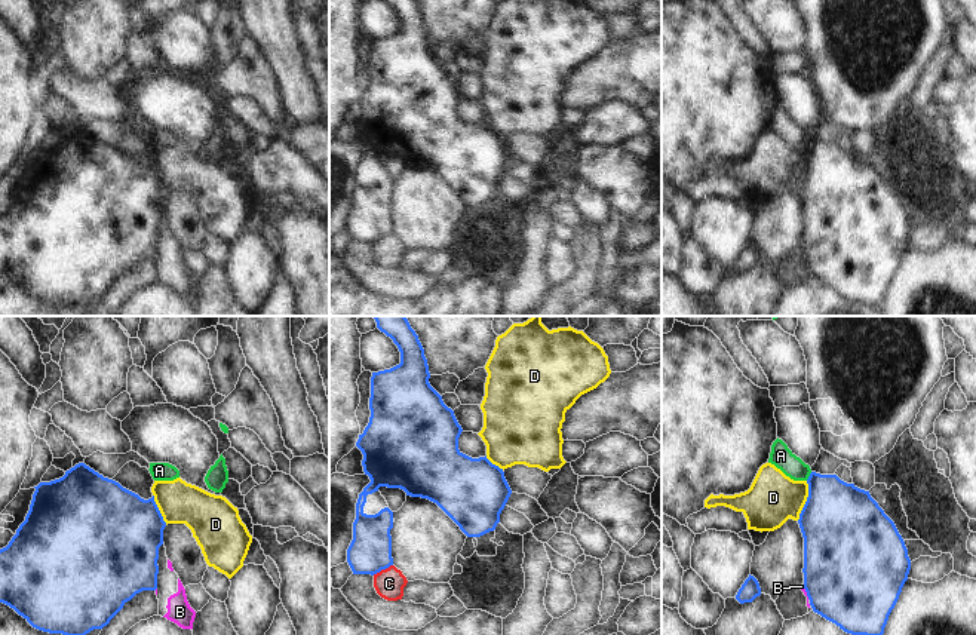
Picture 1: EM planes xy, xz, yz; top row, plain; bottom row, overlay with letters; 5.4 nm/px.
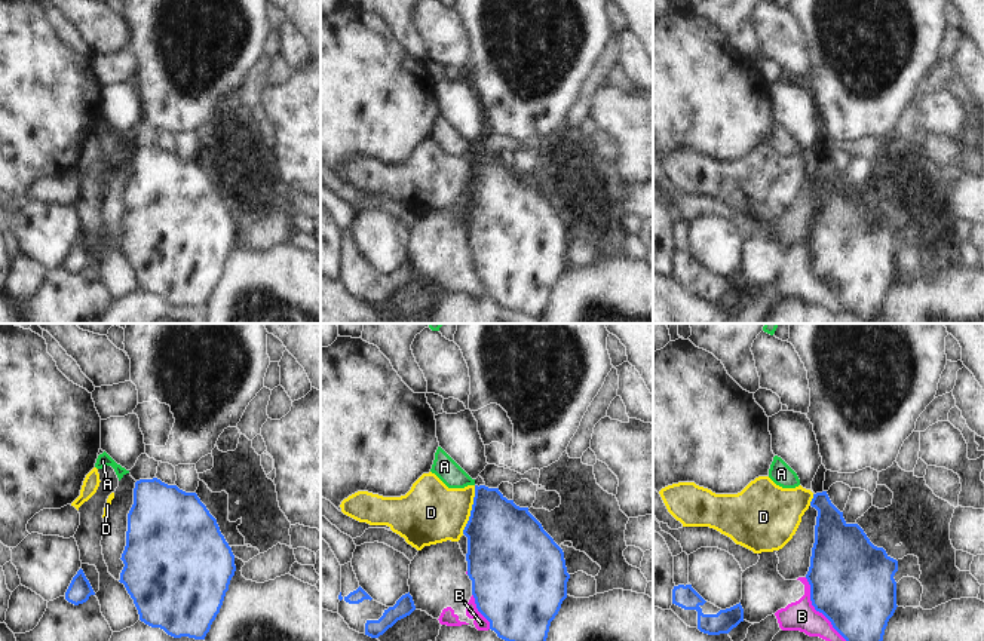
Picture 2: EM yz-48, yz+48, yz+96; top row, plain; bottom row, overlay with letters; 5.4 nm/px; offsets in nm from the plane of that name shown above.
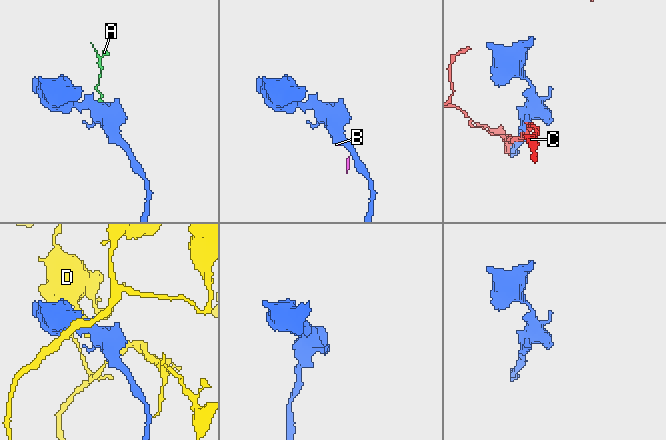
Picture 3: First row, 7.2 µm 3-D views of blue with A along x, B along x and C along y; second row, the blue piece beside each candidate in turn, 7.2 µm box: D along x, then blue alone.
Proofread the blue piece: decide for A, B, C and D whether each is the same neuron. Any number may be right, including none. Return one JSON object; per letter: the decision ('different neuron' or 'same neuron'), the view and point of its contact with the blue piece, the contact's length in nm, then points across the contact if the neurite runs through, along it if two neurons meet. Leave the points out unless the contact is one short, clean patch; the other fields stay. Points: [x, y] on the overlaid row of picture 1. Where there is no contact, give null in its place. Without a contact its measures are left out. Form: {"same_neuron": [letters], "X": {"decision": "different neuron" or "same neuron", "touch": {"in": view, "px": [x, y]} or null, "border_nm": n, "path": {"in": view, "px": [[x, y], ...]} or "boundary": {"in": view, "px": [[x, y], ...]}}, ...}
{"same_neuron": [], "A": {"decision": "different neuron", "touch": {"in": "yz", "px": [809, 476]}, "border_nm": 60, "boundary": {"in": "yz", "px": [[812, 472], [806, 479]]}}, "B": {"decision": "different neuron", "touch": {"in": "yz", "px": [806, 591]}, "border_nm": 90}, "C": {"decision": "different neuron", "touch": {"in": "xz", "px": [381, 568]}, "border_nm": 130}, "D": {"decision": "different neuron", "touch": {"in": "yz", "px": [807, 500]}, "border_nm": 220, "boundary": {"in": "yz", "px": [[807, 481], [807, 500], [797, 520]]}}}

